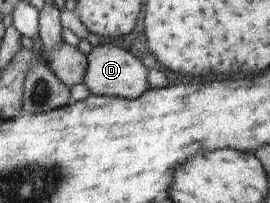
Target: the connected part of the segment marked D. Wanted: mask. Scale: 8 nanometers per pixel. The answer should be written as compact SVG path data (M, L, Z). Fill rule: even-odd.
M100 44L93 48L88 57L88 73L83 83L91 94L97 96L114 96L133 100L144 94L146 89L146 67L128 51L122 51L118 46Z

